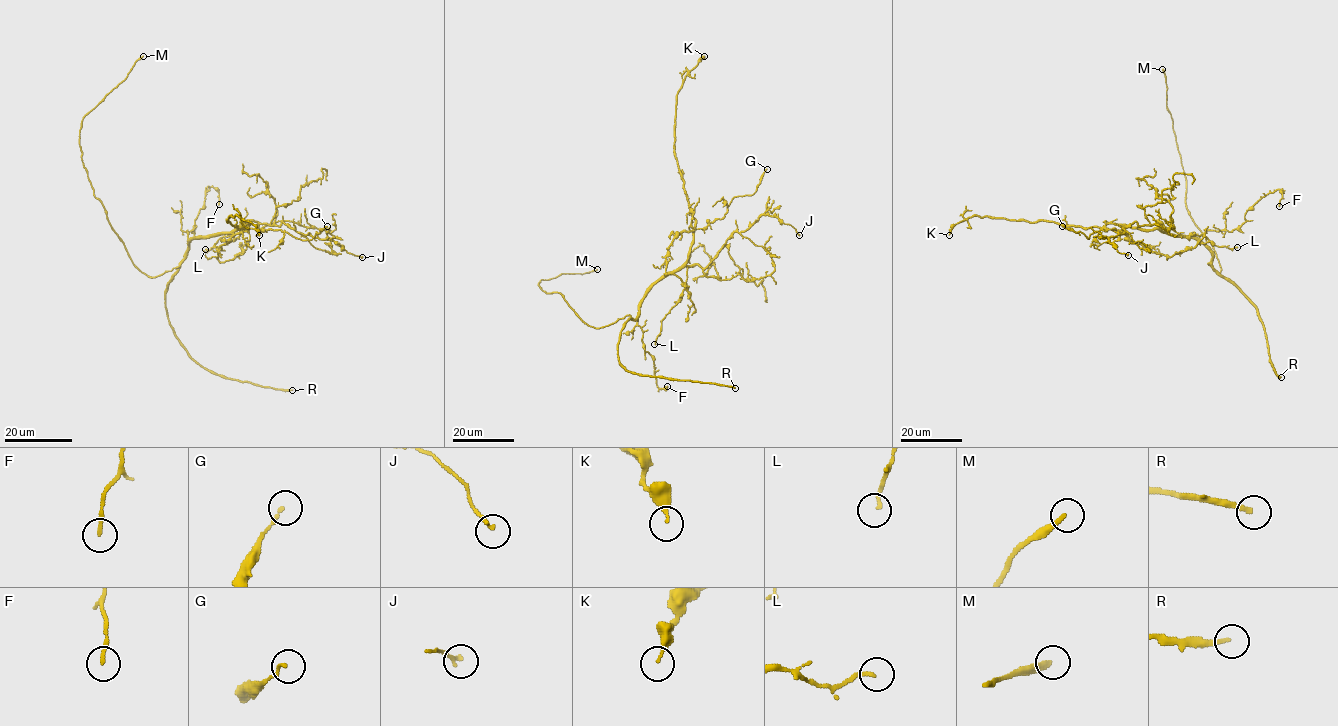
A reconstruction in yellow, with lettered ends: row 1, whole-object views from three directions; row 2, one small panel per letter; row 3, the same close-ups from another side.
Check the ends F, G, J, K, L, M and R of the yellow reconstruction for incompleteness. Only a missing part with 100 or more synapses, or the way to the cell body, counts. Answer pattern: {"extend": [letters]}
{"extend": ["M", "R"]}

